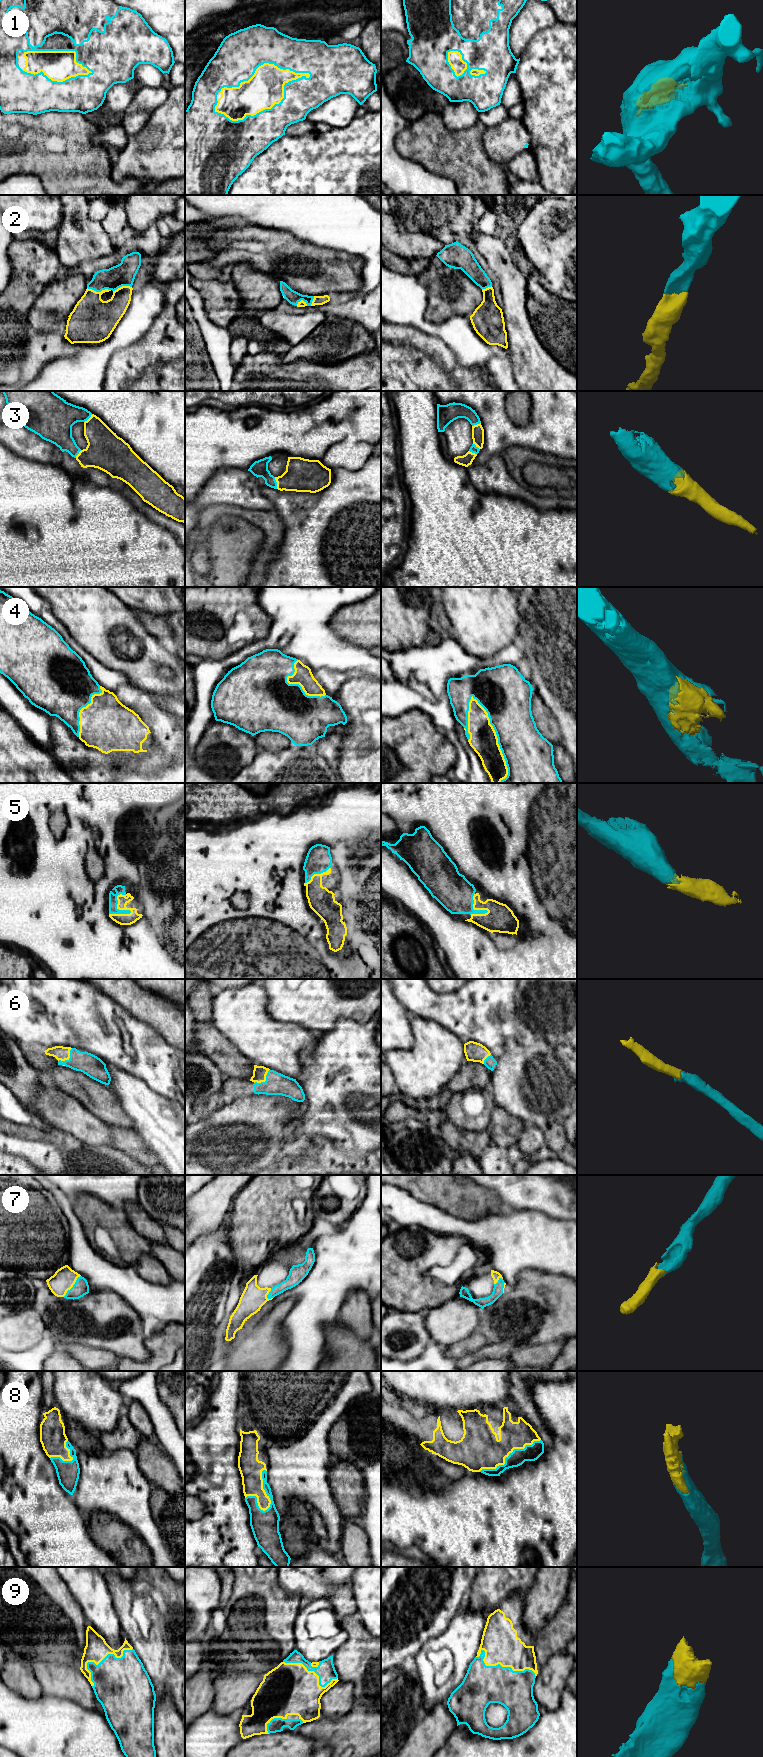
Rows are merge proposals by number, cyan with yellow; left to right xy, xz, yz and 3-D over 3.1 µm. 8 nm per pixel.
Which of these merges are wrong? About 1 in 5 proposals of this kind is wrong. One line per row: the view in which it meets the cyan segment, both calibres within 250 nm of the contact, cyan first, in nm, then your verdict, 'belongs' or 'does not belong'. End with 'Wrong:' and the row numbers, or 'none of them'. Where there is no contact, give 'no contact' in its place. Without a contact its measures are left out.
1: contact in xz; calibres 300 and 300 nm; belongs
2: contact in xy; calibres 190 and 360 nm; belongs
3: contact in xz; calibres 130 and 280 nm; belongs
4: contact in yz; calibres 360 and 220 nm; belongs
5: contact in xy; calibres 80 and 100 nm; belongs
6: contact in xz; calibres 180 and 110 nm; belongs
7: contact in xy; calibres 120 and 180 nm; belongs
8: contact in yz; calibres 130 and 340 nm; belongs
9: contact in yz; calibres 320 and 280 nm; belongs
Wrong: none of them

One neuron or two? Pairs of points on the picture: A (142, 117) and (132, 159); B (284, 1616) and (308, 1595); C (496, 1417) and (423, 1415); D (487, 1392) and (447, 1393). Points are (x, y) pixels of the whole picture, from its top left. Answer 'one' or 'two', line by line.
A: two
B: two
C: one
D: one

